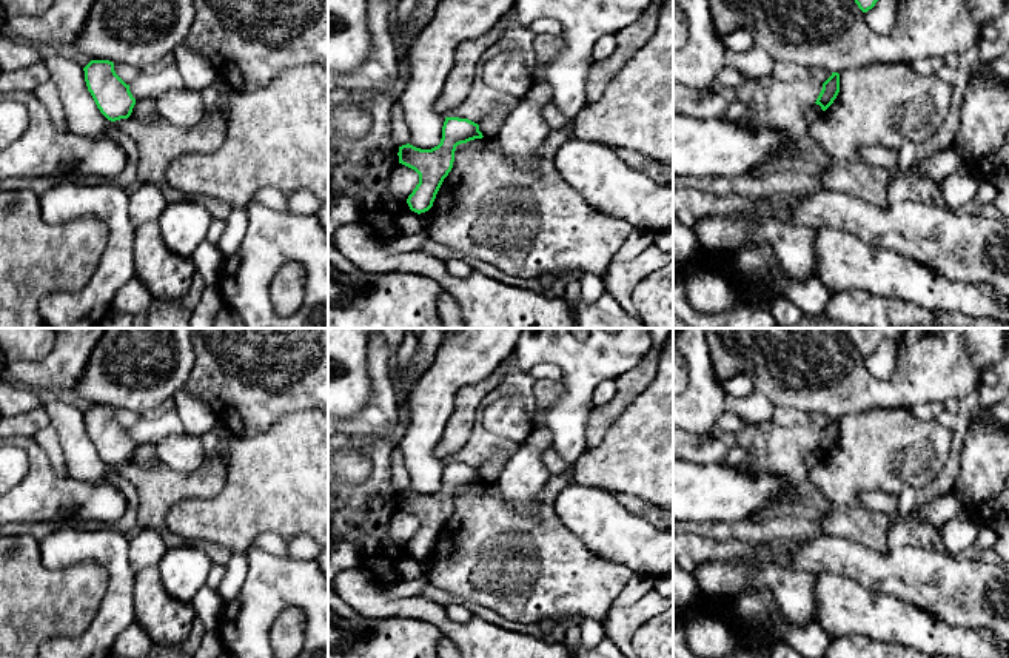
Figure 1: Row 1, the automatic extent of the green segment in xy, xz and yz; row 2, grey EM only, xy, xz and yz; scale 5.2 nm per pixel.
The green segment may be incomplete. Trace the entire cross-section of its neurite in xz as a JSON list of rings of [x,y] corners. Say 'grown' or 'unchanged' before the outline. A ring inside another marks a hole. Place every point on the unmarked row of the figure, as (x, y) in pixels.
unchanged; [[[445,462],[437,492],[431,495],[421,495],[410,488],[399,492],[399,509],[419,519],[419,529],[407,544],[411,556],[421,559],[433,552],[444,524],[453,513],[456,492],[482,482],[478,468],[468,464]]]

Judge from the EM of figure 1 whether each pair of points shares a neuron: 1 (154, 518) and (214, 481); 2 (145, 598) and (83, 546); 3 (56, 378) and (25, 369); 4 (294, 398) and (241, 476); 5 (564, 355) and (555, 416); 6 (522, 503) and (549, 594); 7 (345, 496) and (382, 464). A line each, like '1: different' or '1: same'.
1: same
2: different
3: same
4: different
5: same
6: different
7: same

